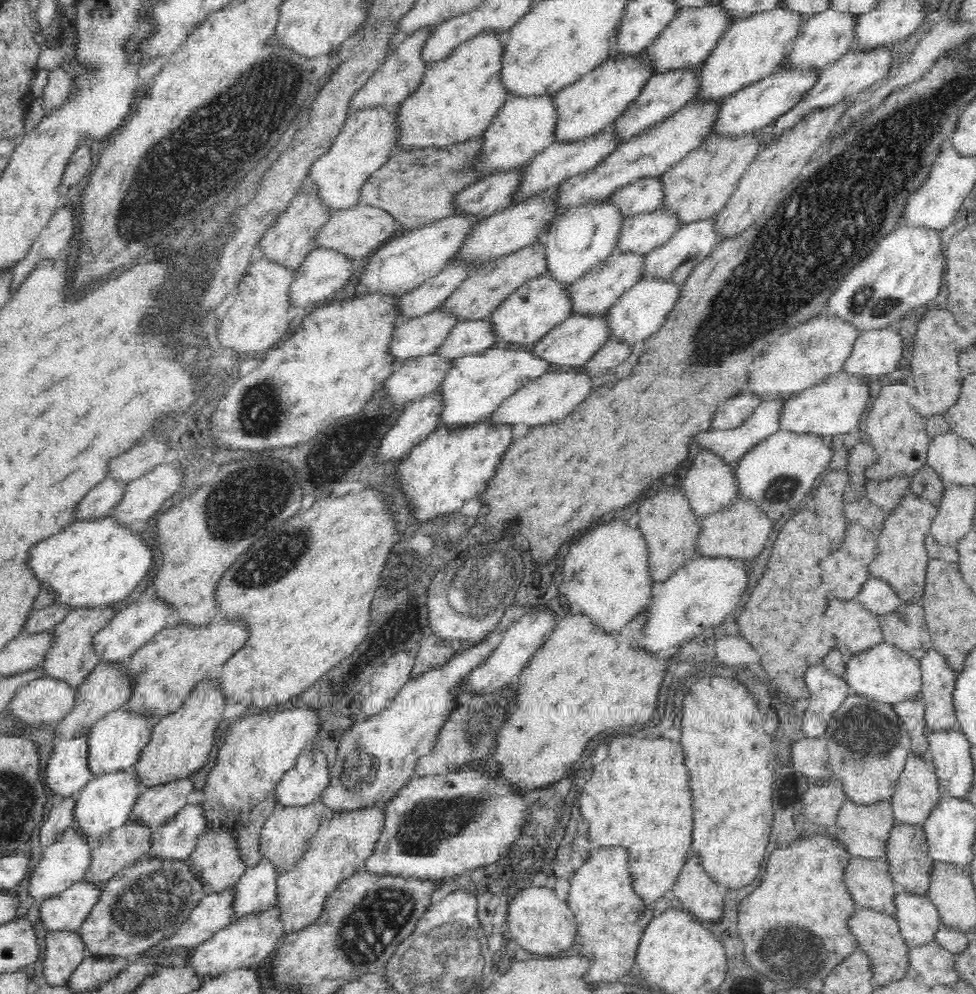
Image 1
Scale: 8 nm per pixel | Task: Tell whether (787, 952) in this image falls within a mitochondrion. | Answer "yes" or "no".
yes

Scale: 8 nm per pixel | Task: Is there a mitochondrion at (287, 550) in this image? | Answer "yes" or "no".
yes

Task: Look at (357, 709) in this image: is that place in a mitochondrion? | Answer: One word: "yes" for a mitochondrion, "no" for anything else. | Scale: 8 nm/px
no

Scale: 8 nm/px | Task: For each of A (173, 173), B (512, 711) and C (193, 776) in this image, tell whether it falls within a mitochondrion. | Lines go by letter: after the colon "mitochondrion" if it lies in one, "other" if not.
A: mitochondrion
B: mitochondrion
C: other

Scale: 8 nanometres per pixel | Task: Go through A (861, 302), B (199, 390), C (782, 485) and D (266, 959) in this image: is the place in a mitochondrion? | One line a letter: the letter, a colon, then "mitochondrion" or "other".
A: mitochondrion
B: other
C: mitochondrion
D: other

